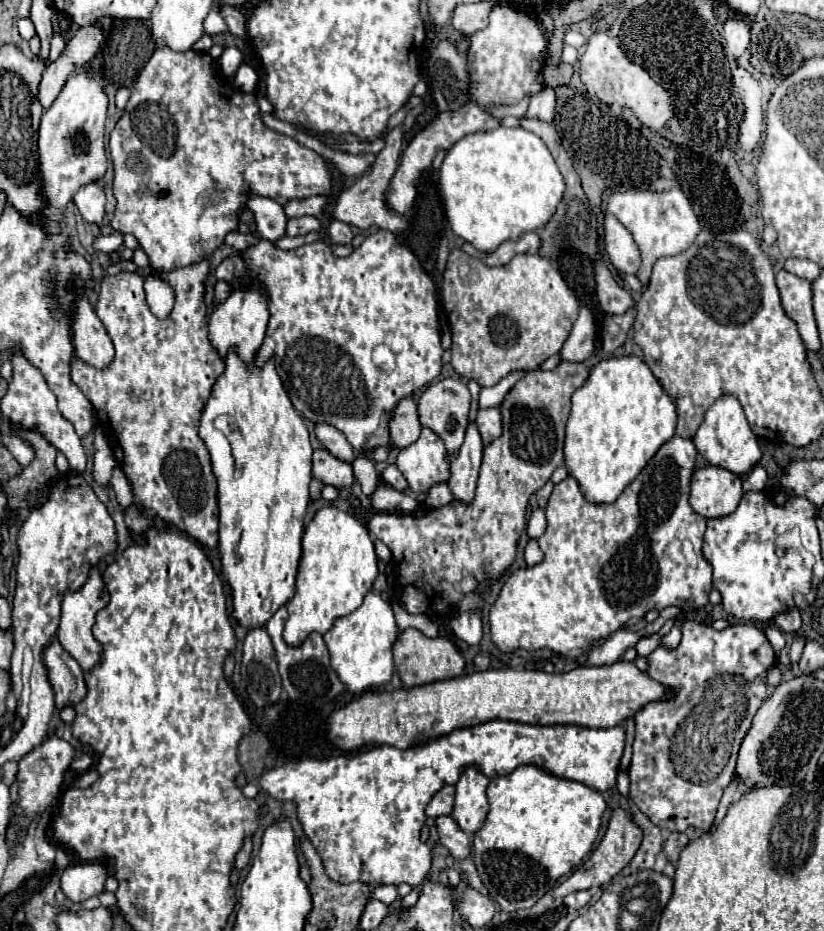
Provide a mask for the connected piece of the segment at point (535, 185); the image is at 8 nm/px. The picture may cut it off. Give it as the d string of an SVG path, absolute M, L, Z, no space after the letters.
M499 126L495 130L473 132L463 136L447 150L439 176L441 176L445 214L451 230L459 238L471 242L477 250L483 252L493 252L505 240L517 240L523 232L539 230L541 226L545 226L553 216L555 206L561 200L565 190L557 164L551 158L543 140L523 128Z

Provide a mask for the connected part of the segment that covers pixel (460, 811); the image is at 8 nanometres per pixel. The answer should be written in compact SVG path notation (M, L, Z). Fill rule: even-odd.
M473 764L465 766L459 782L455 784L455 808L451 816L467 834L473 834L483 824L489 812L485 796L487 784L489 778L483 776L483 772L479 772L479 768Z

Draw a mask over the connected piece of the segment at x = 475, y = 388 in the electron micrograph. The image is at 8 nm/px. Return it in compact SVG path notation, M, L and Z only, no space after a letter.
M471 380L471 382L469 382L469 390L472 400L468 422L474 423L479 410L479 392L481 392L481 386L479 386L475 380Z

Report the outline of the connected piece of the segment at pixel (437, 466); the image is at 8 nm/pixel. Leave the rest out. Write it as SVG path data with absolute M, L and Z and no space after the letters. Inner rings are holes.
M423 428L419 440L399 452L397 468L415 494L427 494L435 484L447 484L447 476L451 476L447 448L429 428Z

